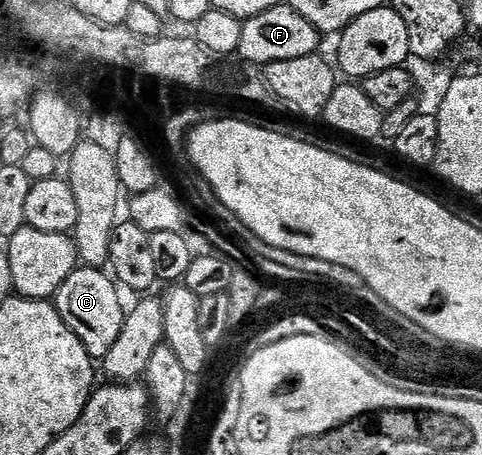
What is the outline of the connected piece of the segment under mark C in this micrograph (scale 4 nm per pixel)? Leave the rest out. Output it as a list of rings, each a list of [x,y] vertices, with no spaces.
[[[78,267],[59,287],[55,304],[59,315],[71,327],[71,331],[87,347],[90,357],[103,359],[111,347],[115,347],[115,339],[119,339],[119,331],[123,331],[127,305],[121,302],[122,290],[118,282],[108,272],[97,267]]]

